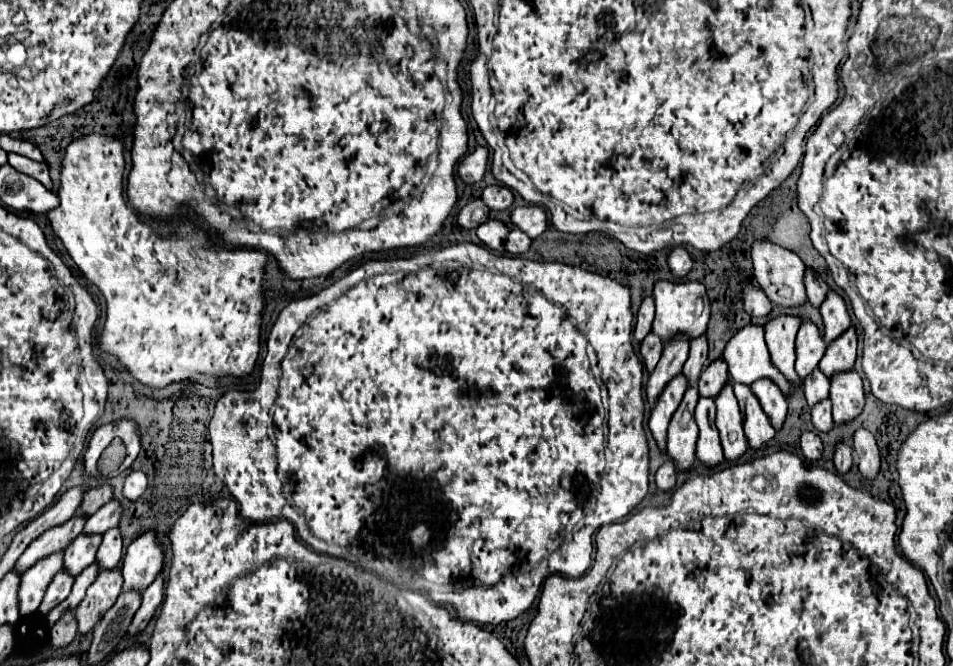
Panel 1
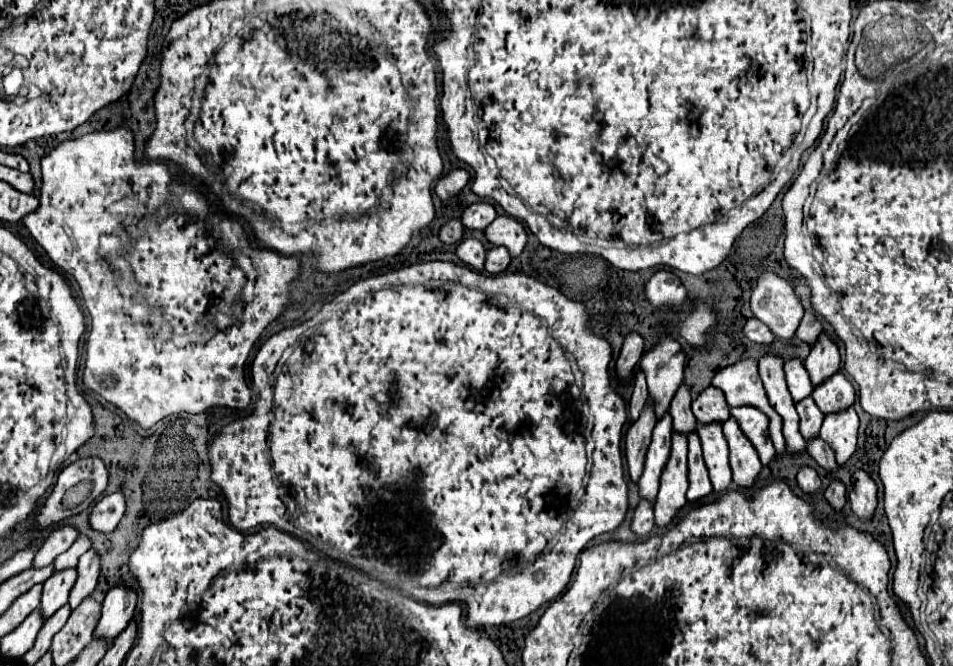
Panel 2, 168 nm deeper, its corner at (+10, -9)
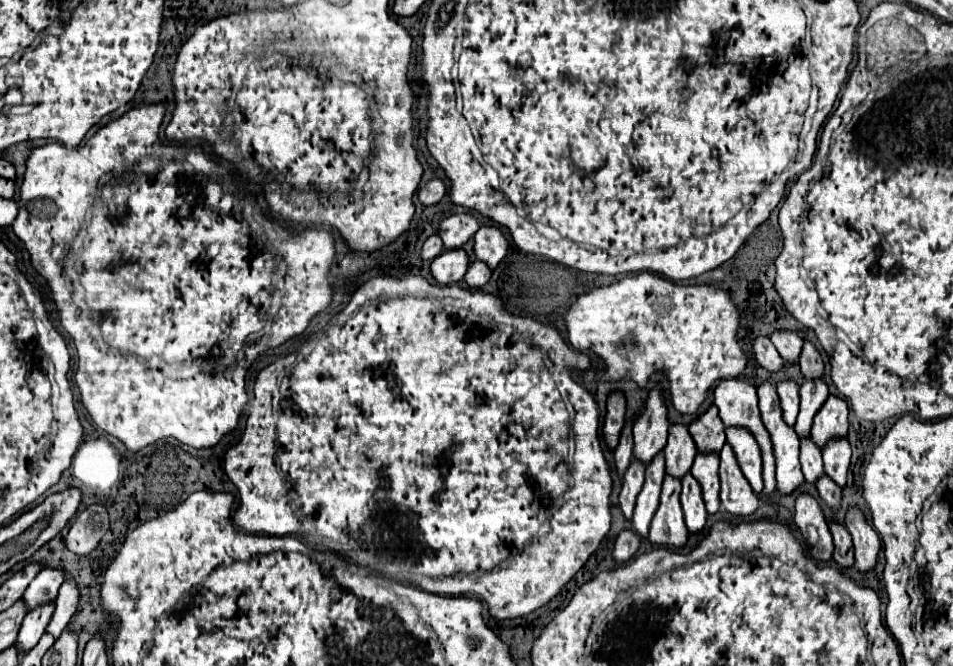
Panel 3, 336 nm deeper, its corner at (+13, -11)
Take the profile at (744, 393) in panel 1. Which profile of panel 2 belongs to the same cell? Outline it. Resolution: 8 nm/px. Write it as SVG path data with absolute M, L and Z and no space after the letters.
M733 417L723 423L723 435L729 443L729 465L733 471L733 485L749 489L761 471L757 451L753 449L749 439L745 439Z

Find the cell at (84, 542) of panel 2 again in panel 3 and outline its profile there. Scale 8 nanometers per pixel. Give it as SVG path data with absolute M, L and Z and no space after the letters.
M44 567L34 581L28 585L22 599L26 601L28 609L34 609L46 601L52 601L58 595L60 585L64 583L64 569L62 567Z

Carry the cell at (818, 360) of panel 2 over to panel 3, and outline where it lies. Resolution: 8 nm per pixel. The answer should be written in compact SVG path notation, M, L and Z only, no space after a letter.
M822 377L820 379L806 379L802 383L802 387L800 387L800 415L794 425L796 433L800 433L800 437L810 433L812 419L818 413L818 409L824 405L828 395L830 395L828 383Z

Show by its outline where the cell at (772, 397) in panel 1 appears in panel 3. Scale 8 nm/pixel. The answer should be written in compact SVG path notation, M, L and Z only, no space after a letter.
M726 427L726 441L732 445L738 457L738 465L744 477L750 481L754 493L760 493L764 489L762 455L754 433L750 433L746 427Z

